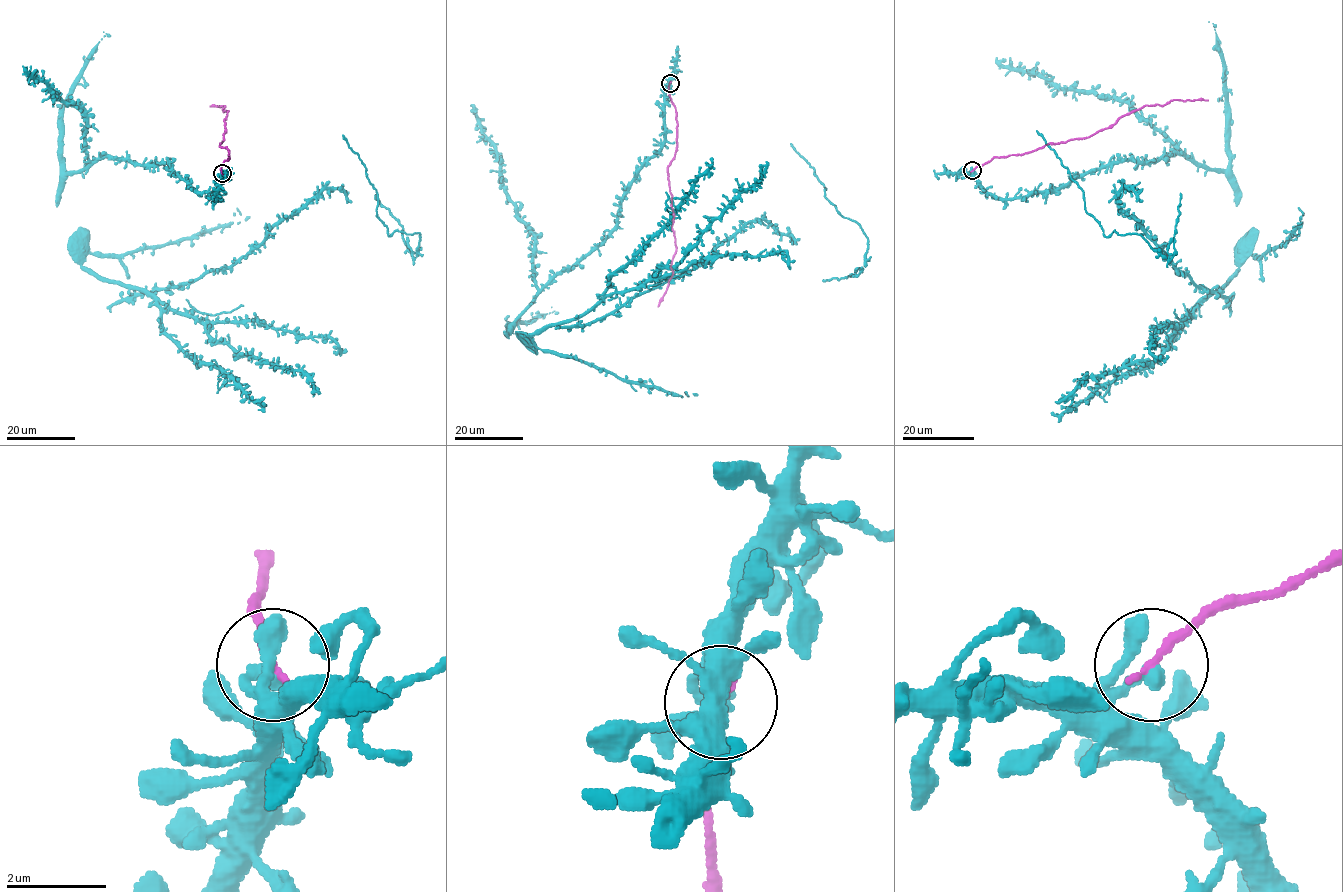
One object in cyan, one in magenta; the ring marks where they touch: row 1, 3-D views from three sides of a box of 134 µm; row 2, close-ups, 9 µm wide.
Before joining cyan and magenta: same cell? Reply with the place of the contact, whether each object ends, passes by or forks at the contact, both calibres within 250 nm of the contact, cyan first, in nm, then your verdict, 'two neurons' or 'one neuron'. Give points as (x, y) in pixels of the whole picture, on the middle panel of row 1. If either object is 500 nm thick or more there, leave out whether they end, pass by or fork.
(670, 83) | cyan ends | magenta ends | 340/180 nm | two neurons

